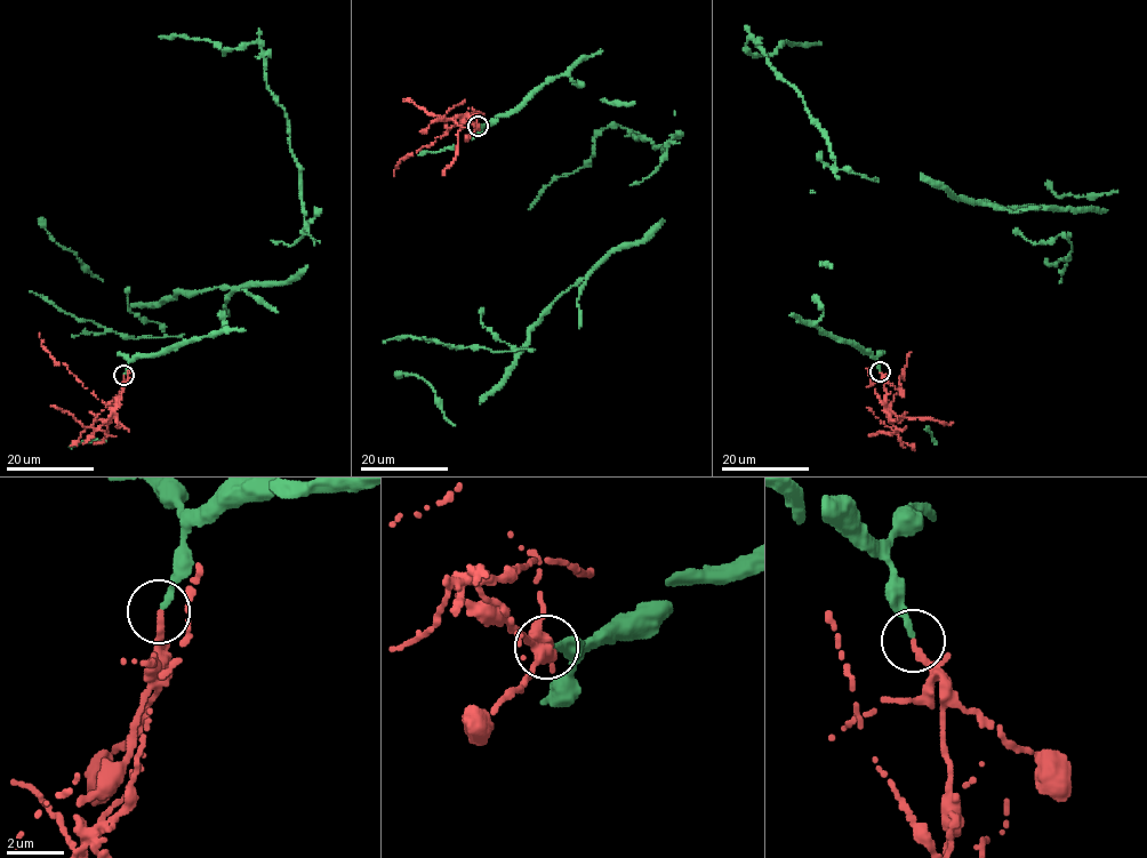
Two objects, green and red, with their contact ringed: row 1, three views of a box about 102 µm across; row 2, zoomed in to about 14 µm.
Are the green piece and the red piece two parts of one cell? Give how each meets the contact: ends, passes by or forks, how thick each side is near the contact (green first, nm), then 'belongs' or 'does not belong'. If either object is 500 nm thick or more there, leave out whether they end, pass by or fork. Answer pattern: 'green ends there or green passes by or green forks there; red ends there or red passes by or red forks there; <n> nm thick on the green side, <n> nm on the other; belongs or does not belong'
green ends there; red ends there; 240 nm thick on the green side, 280 nm on the other; does not belong

